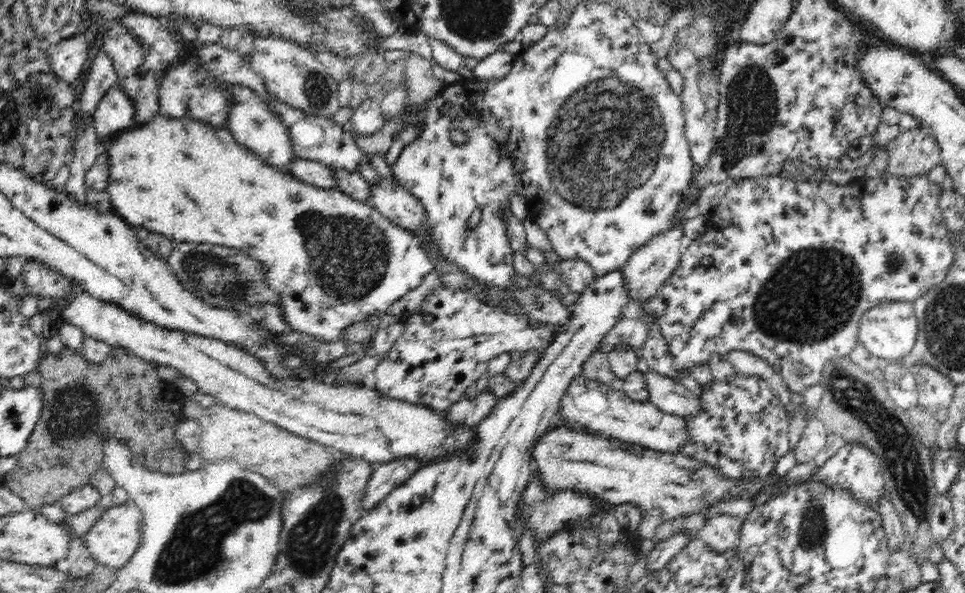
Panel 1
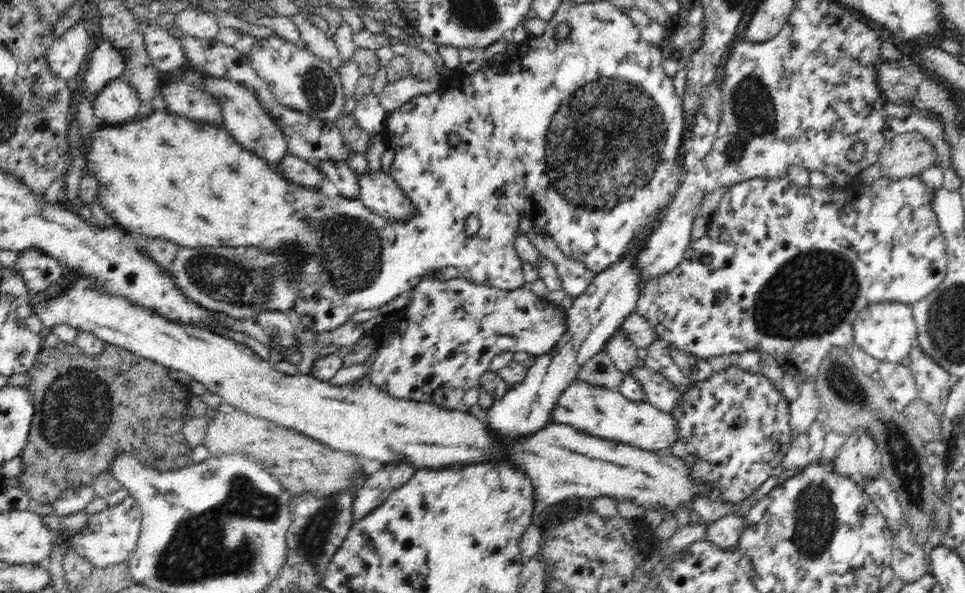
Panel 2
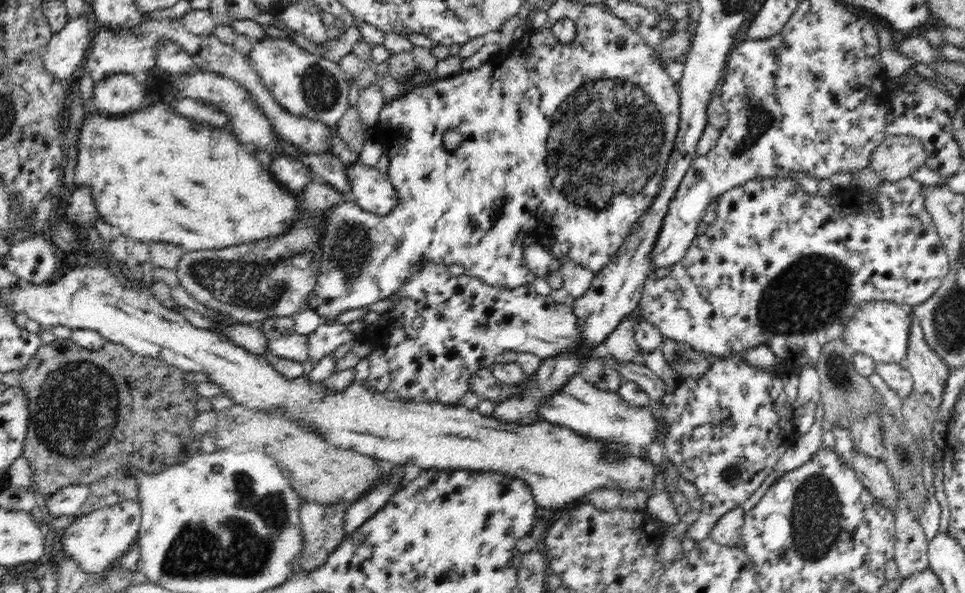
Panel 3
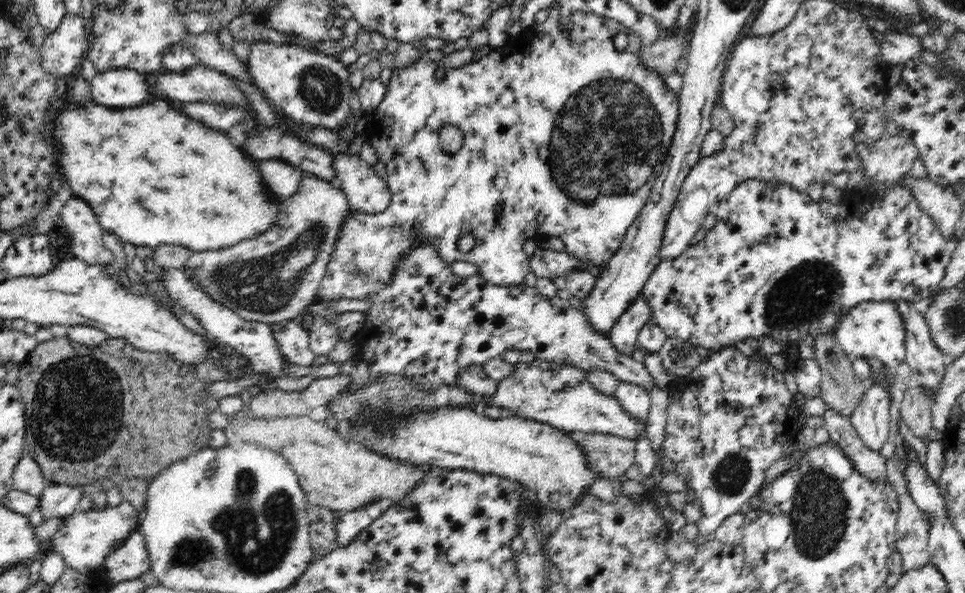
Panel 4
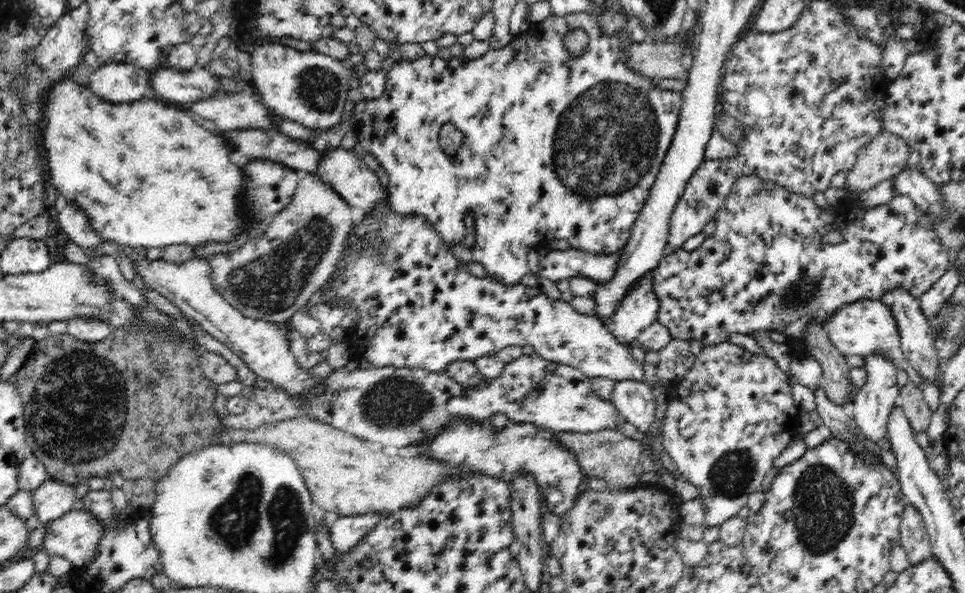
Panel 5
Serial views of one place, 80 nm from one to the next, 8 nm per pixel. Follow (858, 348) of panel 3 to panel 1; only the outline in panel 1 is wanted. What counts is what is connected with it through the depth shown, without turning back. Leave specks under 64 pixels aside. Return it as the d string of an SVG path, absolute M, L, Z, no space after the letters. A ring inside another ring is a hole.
M892 301L879 304L867 310L860 319L858 342L862 343L870 354L879 361L893 364L901 361L916 344L919 335L919 322L910 301Z

